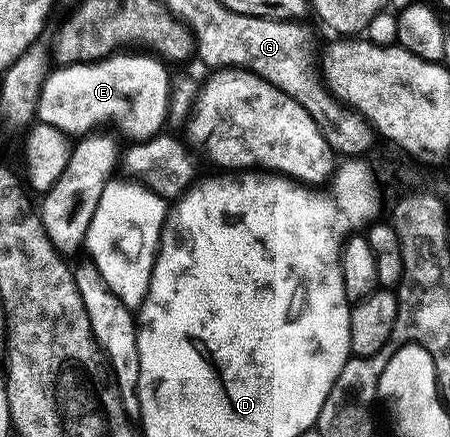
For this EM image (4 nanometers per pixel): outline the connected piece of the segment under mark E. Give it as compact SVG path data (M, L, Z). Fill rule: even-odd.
M116 52L100 62L82 62L76 66L60 66L48 73L39 92L38 121L53 124L53 128L68 136L82 136L94 131L101 122L116 122L120 135L128 134L131 140L146 140L164 129L170 100L172 75L158 57L147 52Z

